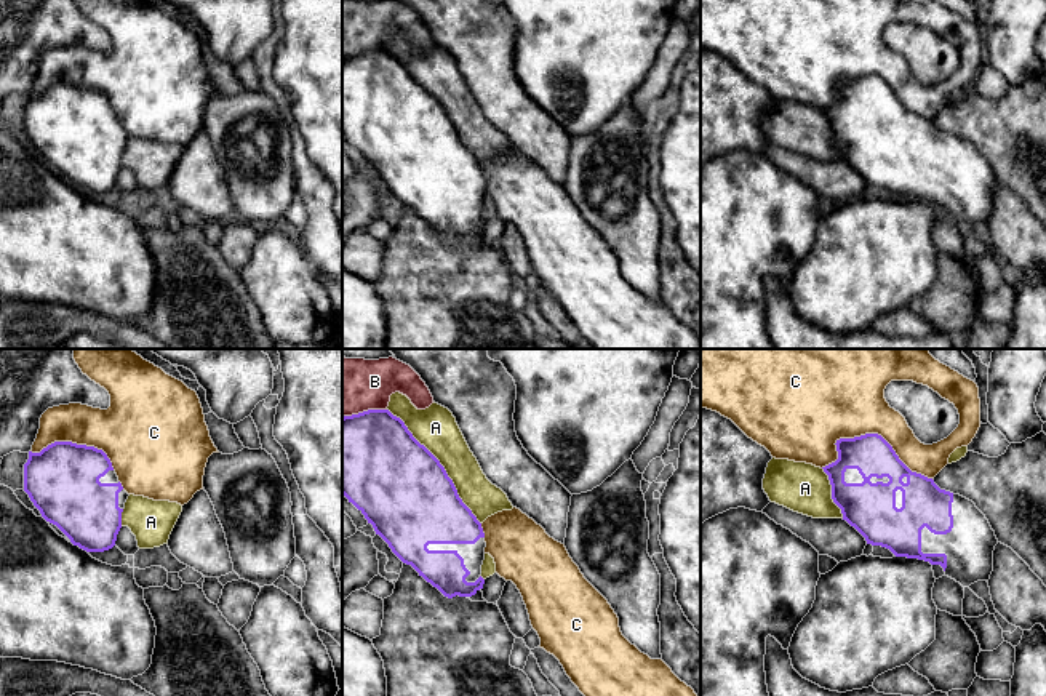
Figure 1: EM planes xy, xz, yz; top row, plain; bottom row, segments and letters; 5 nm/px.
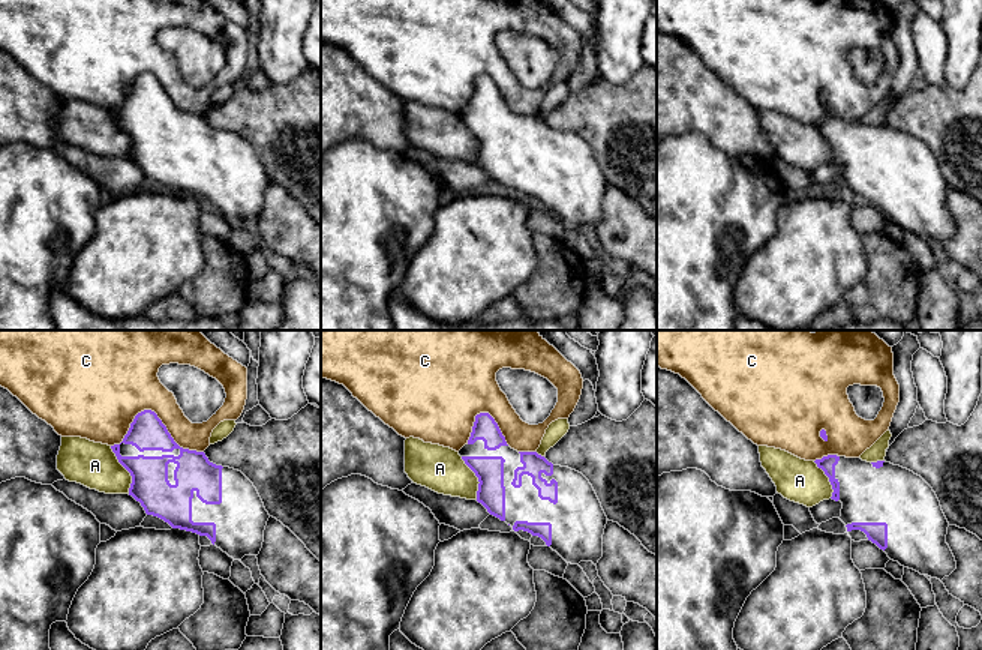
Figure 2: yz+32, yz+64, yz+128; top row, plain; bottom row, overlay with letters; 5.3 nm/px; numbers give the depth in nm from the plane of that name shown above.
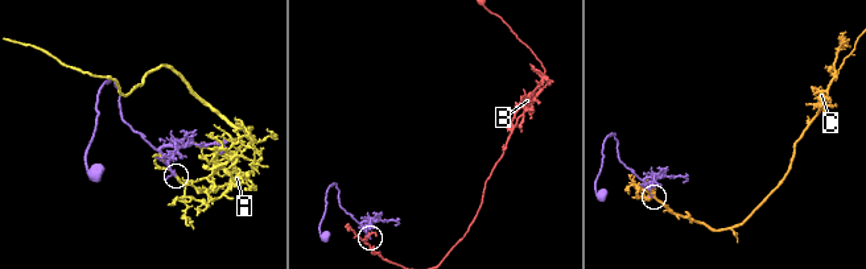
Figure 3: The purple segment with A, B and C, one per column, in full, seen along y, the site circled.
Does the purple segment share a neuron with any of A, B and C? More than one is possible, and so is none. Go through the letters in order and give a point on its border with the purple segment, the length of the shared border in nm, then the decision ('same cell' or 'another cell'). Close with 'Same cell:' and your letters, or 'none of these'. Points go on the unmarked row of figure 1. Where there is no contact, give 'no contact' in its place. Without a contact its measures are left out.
A: xz (442, 108) | 750 nm | another cell
B: xz (363, 53) | 220 nm | another cell
C: yz (870, 76) | 550 nm | another cell
Same cell: none of these

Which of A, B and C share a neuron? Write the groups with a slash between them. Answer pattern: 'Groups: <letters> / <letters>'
Groups: A / B / C

